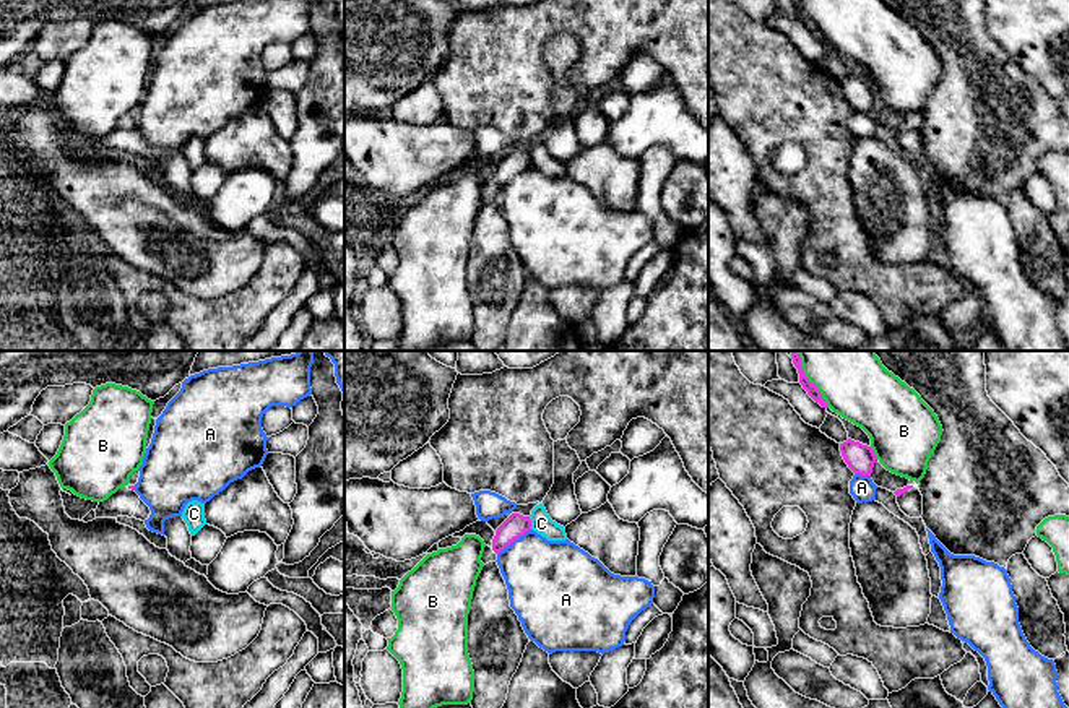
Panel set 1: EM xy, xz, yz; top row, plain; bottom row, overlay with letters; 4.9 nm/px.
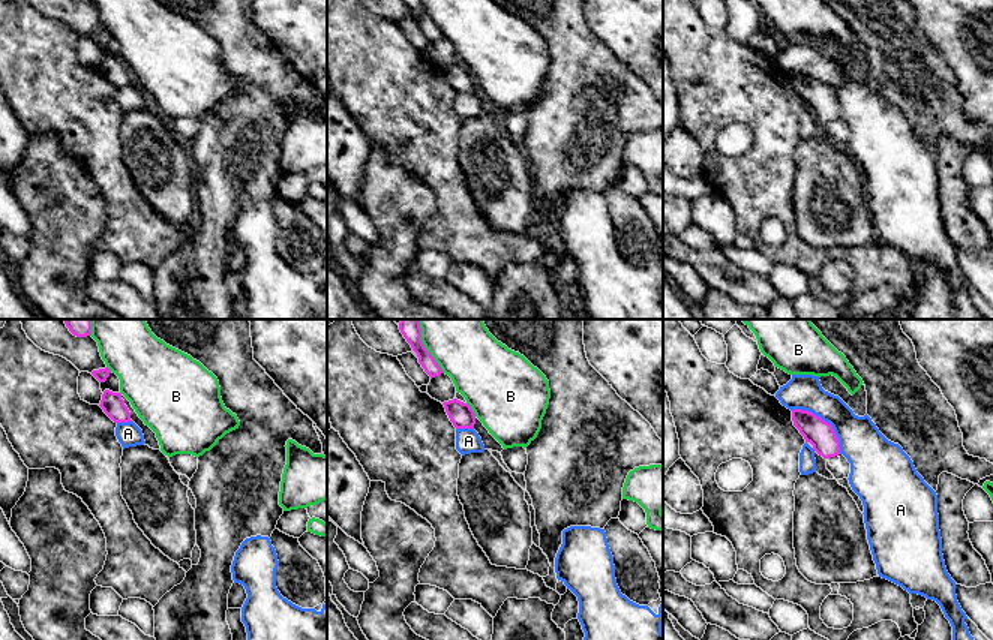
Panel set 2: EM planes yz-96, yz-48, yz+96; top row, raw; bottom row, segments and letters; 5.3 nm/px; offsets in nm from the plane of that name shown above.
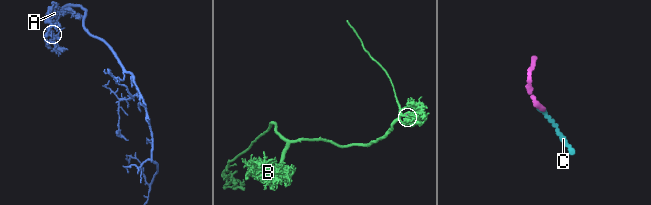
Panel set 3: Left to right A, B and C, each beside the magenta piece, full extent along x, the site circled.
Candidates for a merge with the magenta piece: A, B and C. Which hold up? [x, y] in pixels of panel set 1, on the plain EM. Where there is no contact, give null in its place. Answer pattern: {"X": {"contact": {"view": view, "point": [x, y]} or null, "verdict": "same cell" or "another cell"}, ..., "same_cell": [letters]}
{"A": {"contact": {"view": "xz", "point": [514, 176]}, "verdict": "another cell"}, "B": {"contact": {"view": "yz", "point": [814, 21]}, "verdict": "another cell"}, "C": {"contact": {"view": "xz", "point": [530, 159]}, "verdict": "another cell"}, "same_cell": []}

